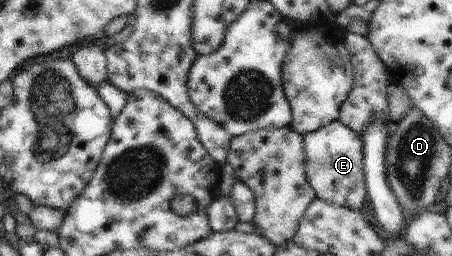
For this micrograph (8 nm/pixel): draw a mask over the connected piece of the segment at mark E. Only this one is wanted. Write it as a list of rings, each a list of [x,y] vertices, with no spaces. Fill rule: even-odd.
[[[339,119],[331,121],[327,126],[304,136],[305,174],[309,184],[315,189],[316,197],[338,204],[355,211],[361,210],[368,192],[364,175],[364,140],[362,135],[351,130]]]

